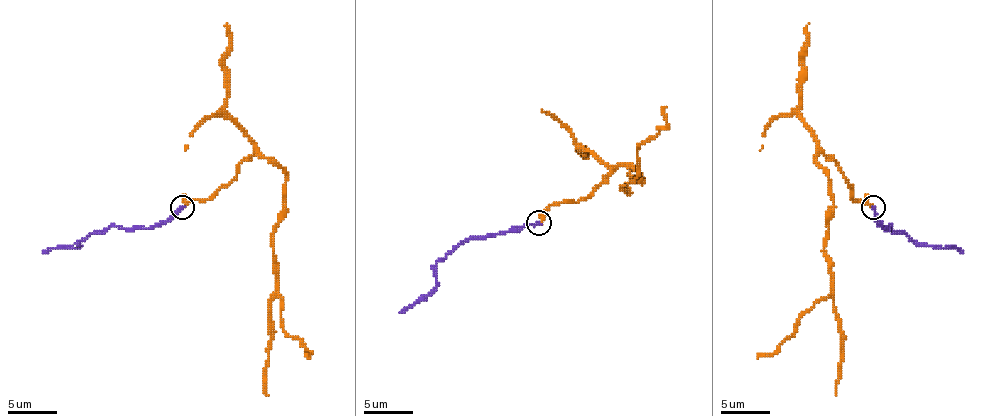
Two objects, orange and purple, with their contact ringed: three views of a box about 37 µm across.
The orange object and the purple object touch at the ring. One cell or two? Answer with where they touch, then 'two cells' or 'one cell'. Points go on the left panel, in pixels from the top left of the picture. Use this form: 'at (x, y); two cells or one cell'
at (182, 207); one cell

